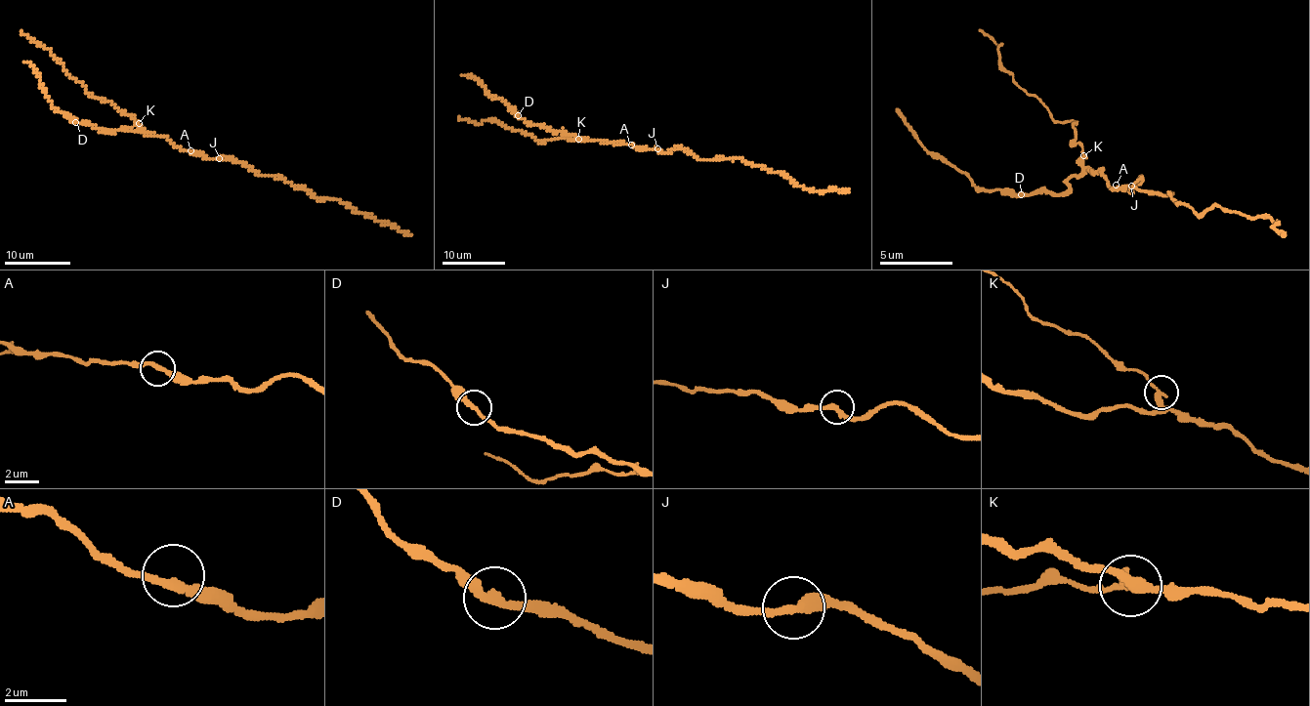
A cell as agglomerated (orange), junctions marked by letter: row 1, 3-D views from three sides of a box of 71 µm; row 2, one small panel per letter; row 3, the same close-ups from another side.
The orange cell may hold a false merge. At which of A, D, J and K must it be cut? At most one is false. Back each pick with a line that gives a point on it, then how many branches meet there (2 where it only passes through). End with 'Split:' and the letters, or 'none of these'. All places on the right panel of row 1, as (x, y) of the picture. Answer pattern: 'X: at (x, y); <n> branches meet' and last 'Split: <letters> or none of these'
K: at (1083, 155); 3 branches meet
Split: K

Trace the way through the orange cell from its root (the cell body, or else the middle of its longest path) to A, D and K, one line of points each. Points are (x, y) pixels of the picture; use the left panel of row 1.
A: (204, 158), (190, 150)
D: (204, 158), (188, 149), (180, 149), (158, 135), (124, 130), (105, 132), (75, 122)
K: (204, 158), (176, 147), (165, 138), (145, 134), (139, 122)

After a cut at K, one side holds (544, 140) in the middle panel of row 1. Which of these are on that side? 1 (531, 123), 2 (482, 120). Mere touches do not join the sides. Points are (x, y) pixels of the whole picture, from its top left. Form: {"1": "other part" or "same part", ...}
{"1": "other part", "2": "same part"}

